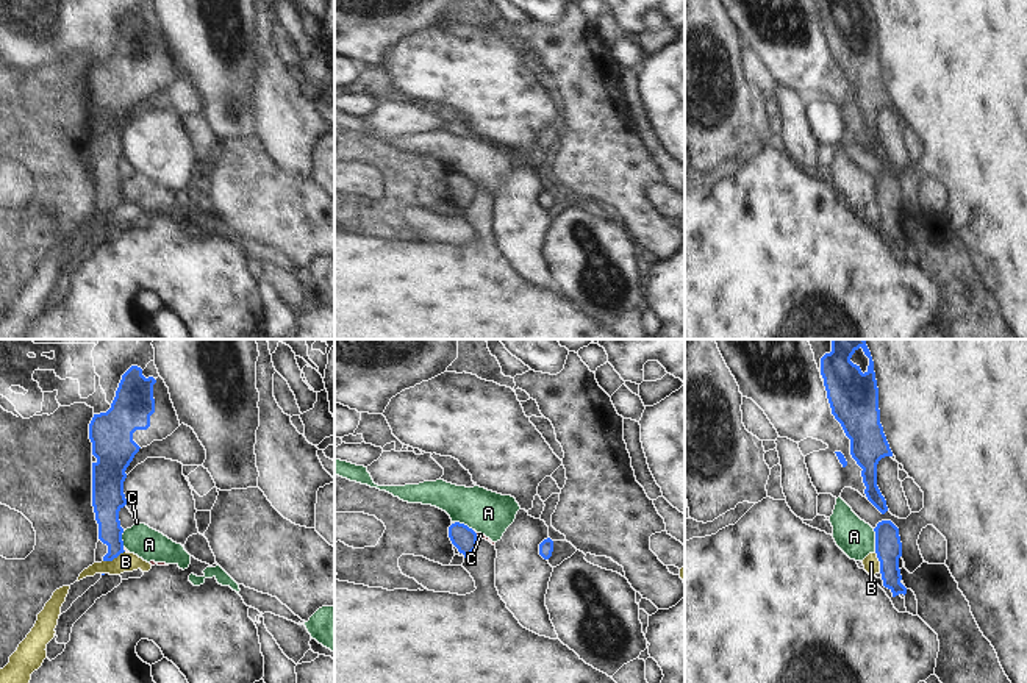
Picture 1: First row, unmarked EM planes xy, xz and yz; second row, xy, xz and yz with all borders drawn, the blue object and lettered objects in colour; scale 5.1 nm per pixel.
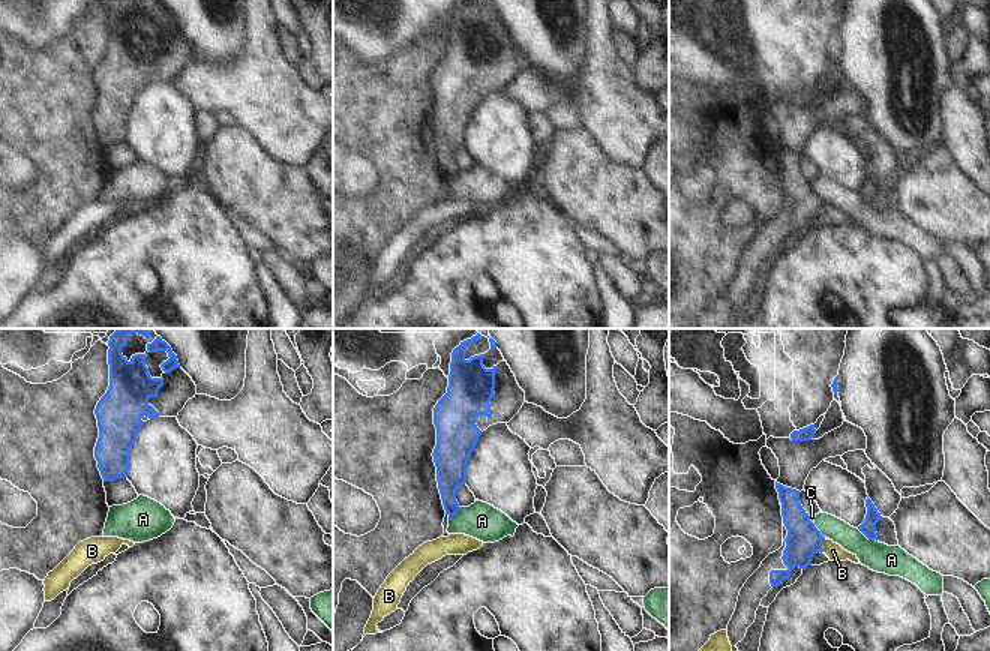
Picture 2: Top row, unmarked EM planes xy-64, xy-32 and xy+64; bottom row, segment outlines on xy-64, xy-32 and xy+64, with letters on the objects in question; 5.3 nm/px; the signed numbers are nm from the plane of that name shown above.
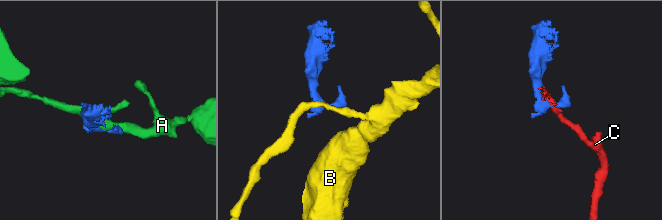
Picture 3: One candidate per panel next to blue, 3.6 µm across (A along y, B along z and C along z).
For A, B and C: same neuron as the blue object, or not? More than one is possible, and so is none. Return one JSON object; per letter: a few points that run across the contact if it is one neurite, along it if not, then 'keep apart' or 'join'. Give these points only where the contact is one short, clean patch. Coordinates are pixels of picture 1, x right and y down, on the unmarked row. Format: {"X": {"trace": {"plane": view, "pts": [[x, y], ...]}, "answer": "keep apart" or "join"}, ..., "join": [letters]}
{"A": {"answer": "keep apart"}, "B": {"answer": "keep apart"}, "C": {"trace": {"plane": "xz", "pts": [[472, 180], [477, 185]]}, "answer": "keep apart"}, "join": []}

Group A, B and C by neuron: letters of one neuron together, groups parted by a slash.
A C / B

